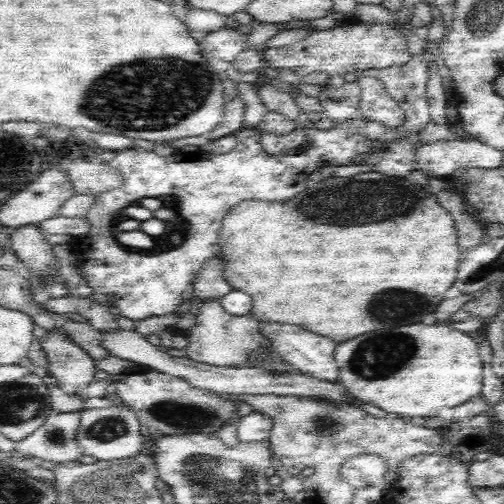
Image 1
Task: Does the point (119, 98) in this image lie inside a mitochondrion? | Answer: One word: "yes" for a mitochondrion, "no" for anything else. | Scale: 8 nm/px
yes

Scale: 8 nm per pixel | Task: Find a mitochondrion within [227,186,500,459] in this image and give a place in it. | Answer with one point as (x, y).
(370, 361)

